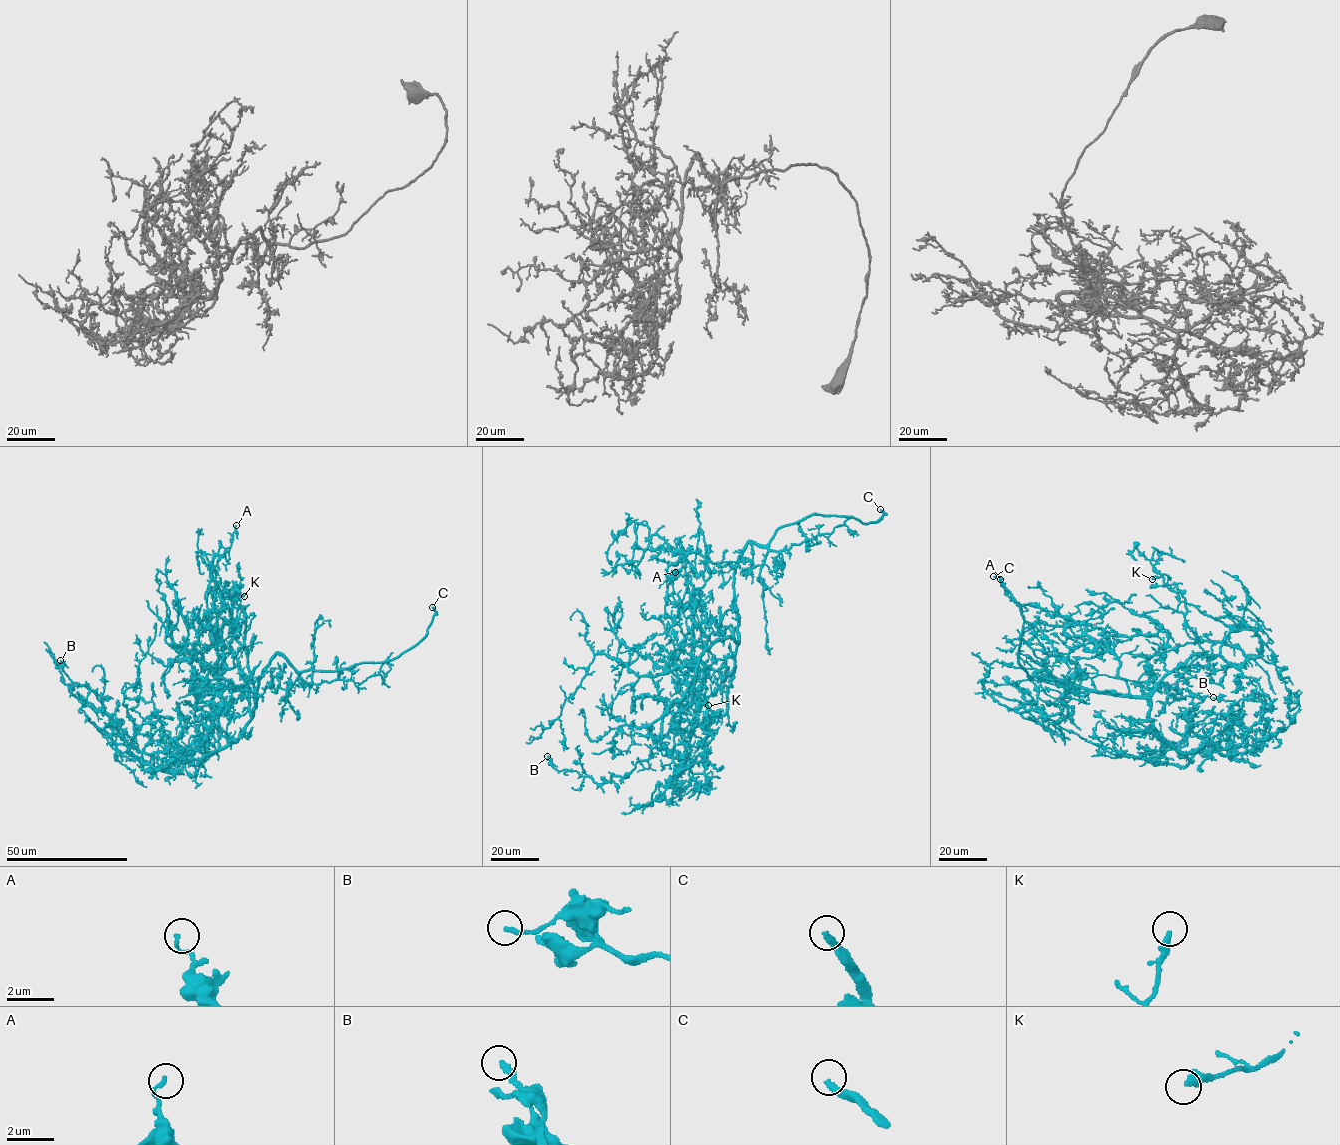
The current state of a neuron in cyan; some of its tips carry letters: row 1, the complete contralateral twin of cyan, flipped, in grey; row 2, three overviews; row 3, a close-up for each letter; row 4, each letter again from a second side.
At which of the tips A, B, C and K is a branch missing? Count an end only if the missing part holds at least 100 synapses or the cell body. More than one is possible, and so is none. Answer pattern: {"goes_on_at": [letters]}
{"goes_on_at": ["C"]}

